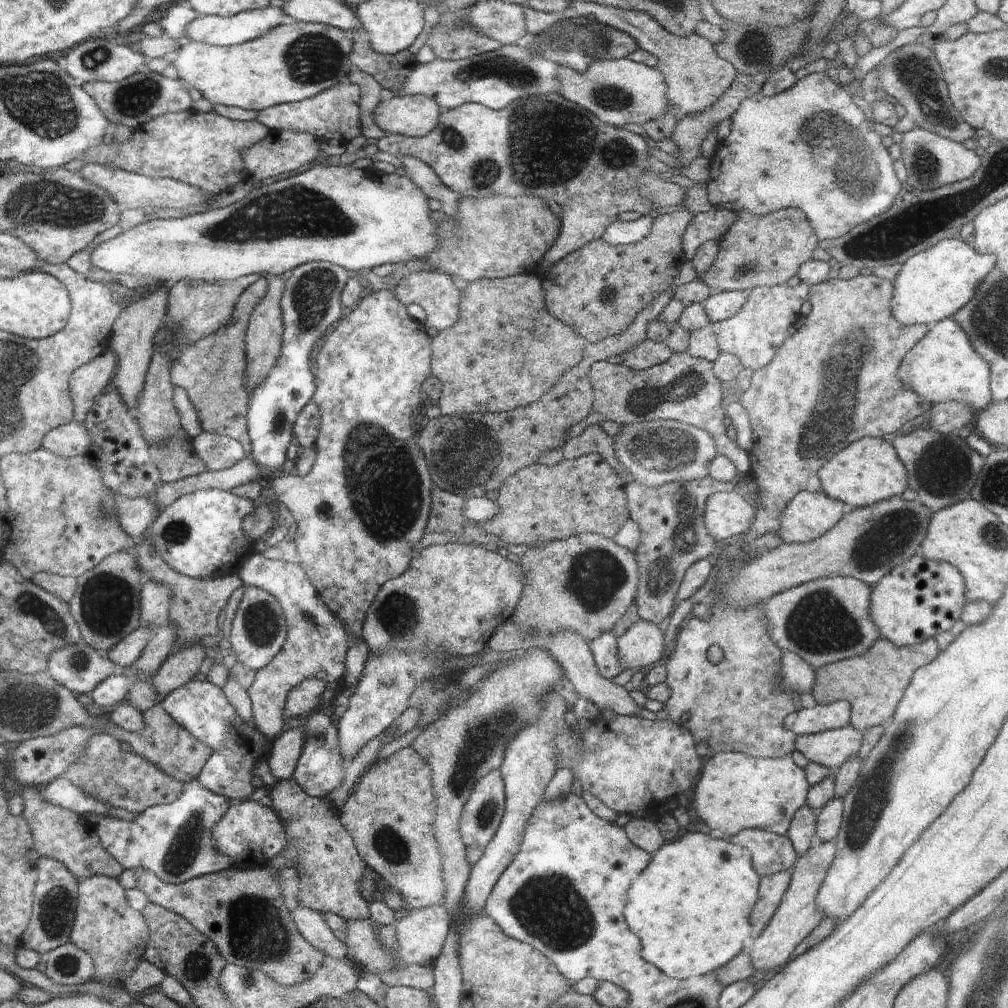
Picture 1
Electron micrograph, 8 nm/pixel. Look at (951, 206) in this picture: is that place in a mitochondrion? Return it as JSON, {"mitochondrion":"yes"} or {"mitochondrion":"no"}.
{"mitochondrion":"yes"}

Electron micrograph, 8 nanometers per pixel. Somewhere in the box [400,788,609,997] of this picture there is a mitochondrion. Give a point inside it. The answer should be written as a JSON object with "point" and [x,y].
{"point":[549,908]}

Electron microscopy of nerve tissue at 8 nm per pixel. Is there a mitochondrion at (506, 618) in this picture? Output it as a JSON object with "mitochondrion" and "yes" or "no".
{"mitochondrion":"no"}

